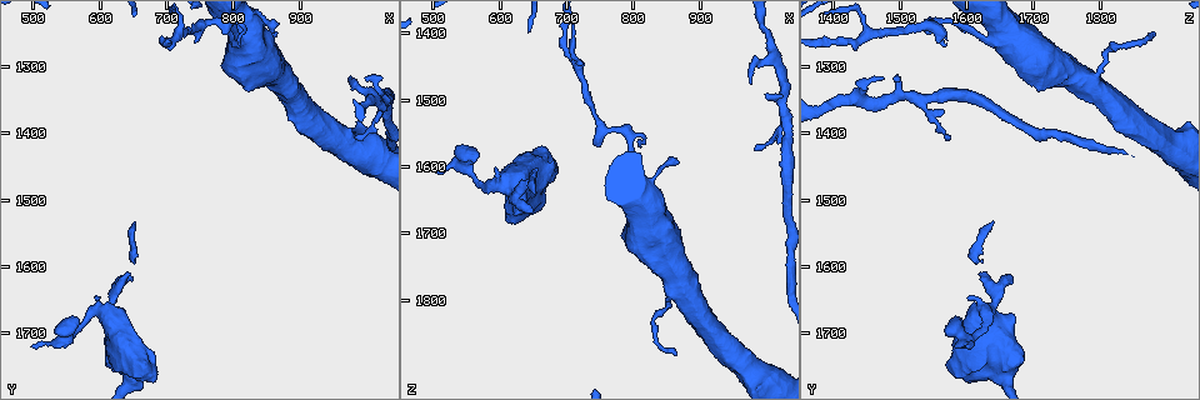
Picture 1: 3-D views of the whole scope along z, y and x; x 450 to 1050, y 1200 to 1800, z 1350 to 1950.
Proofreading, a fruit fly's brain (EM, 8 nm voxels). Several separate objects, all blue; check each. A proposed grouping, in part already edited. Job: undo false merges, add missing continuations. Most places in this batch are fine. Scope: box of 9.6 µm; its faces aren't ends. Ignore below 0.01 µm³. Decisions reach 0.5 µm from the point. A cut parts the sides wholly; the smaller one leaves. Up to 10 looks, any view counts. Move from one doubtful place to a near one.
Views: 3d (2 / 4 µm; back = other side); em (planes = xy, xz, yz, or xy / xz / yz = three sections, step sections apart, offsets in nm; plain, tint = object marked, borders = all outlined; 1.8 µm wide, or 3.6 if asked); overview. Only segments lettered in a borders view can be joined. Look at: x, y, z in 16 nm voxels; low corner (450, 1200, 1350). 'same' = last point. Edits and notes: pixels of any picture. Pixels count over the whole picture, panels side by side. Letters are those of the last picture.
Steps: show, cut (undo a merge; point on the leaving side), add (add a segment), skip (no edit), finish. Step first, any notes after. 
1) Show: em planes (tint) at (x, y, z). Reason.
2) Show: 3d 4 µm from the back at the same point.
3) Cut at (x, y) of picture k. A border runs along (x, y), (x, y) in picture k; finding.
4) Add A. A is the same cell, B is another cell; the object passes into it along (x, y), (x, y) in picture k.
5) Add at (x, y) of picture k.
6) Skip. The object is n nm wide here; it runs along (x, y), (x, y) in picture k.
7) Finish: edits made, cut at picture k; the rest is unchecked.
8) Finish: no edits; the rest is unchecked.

Show: 3d 2 µm at (645, 1610, 1625). Free end.

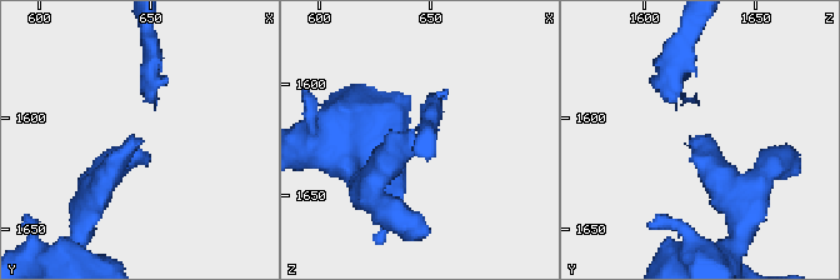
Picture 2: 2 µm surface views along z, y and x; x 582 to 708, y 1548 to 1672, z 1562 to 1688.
Show: em planes (tint) at (646, 1609, 1627). Now the EM.

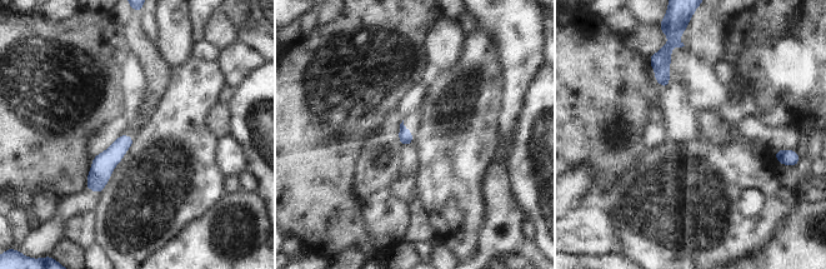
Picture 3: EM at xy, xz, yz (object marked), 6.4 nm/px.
Show: em planes (borders) at the same point.

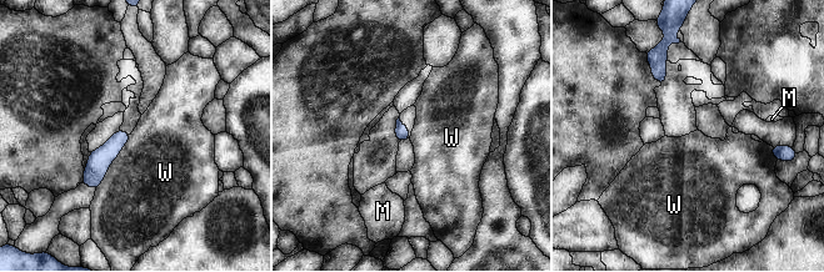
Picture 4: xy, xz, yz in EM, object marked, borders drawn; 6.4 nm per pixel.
Skip. M and W are other cells; it runs along (126, 135), (85, 181) in picture 4; no lettered segment goes on from it.

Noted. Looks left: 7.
Show: em planes (borders) at (975, 1315, 1470). Free end.

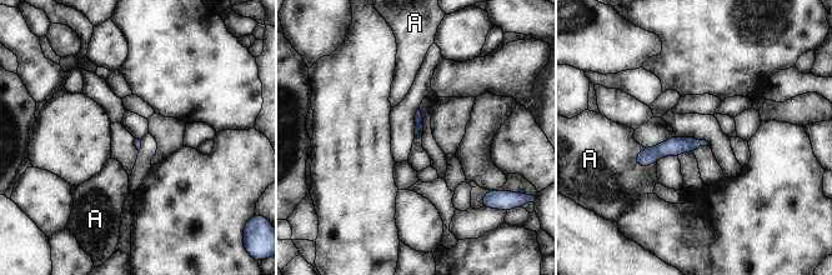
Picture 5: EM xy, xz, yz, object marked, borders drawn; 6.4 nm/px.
Skip. A is another cell; a border runs along (636, 154), (637, 165), (655, 163) in picture 5; no lettered segment goes on from it.

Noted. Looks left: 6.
Show: em xy step 16 (borders) at (745, 1265, 1560). Branch stops here.

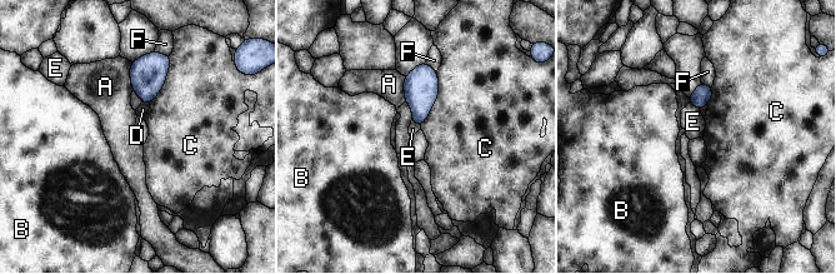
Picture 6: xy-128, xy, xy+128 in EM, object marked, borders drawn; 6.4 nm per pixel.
Skip. A, B, C, D, E and F are other cells; a border runs along (689, 101), (699, 110) in picture 6; no lettered segment goes on from it.

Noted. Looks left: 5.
Show: em planes (plain) at (495, 1720, 1605). Thin end.

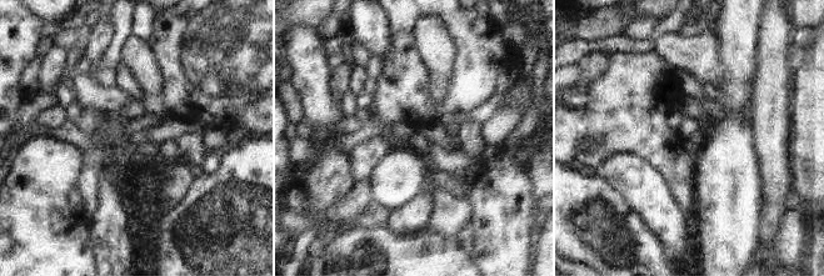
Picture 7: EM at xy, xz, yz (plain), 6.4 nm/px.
Show: em planes (borders) at the same point.

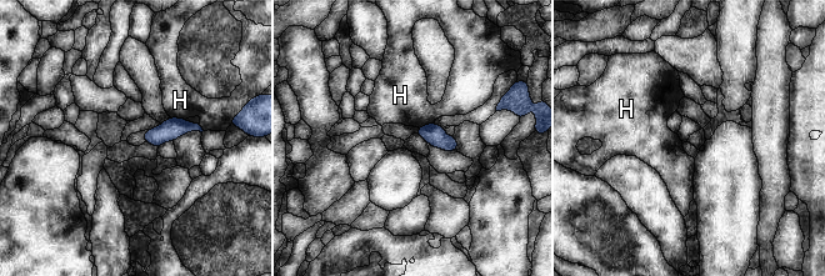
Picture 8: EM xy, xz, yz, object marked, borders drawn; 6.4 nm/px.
Skip. H is another cell; a border runs along (434, 123), (418, 128) in picture 8; none of them fits.

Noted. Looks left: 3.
Finish: no edits; the rest is unchecked.

